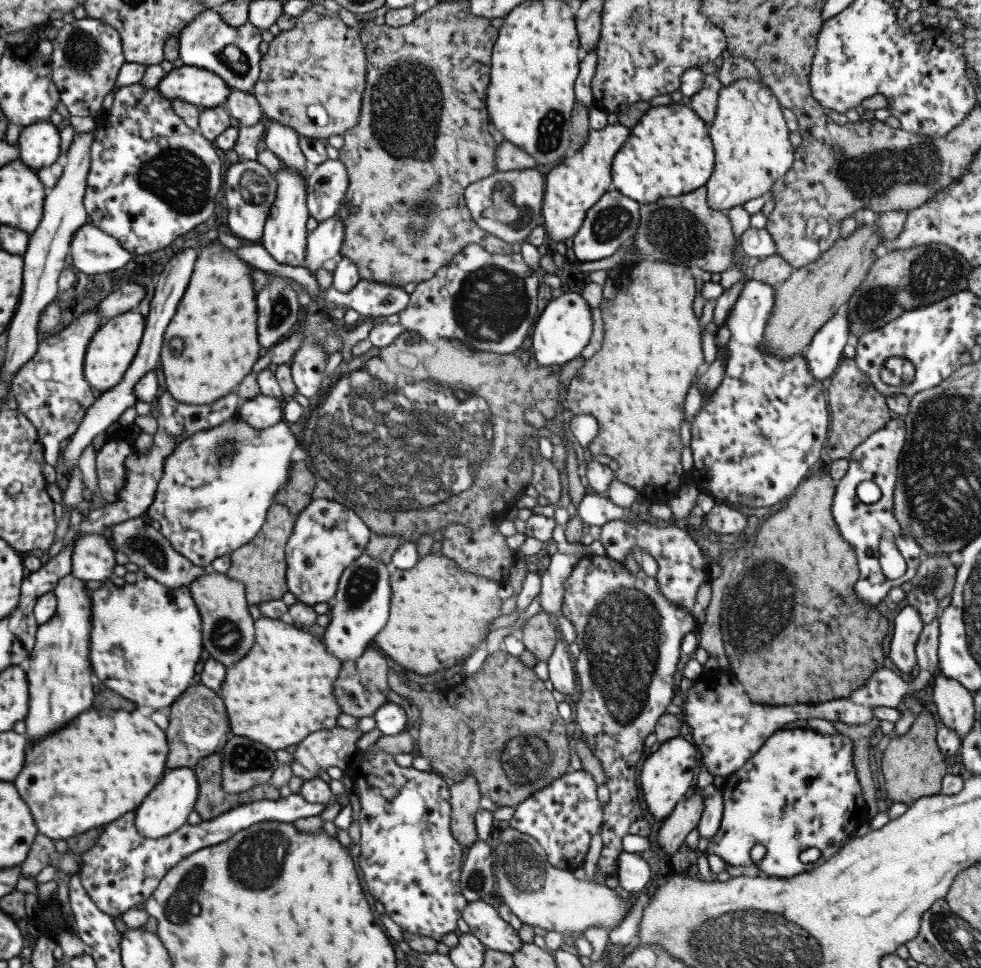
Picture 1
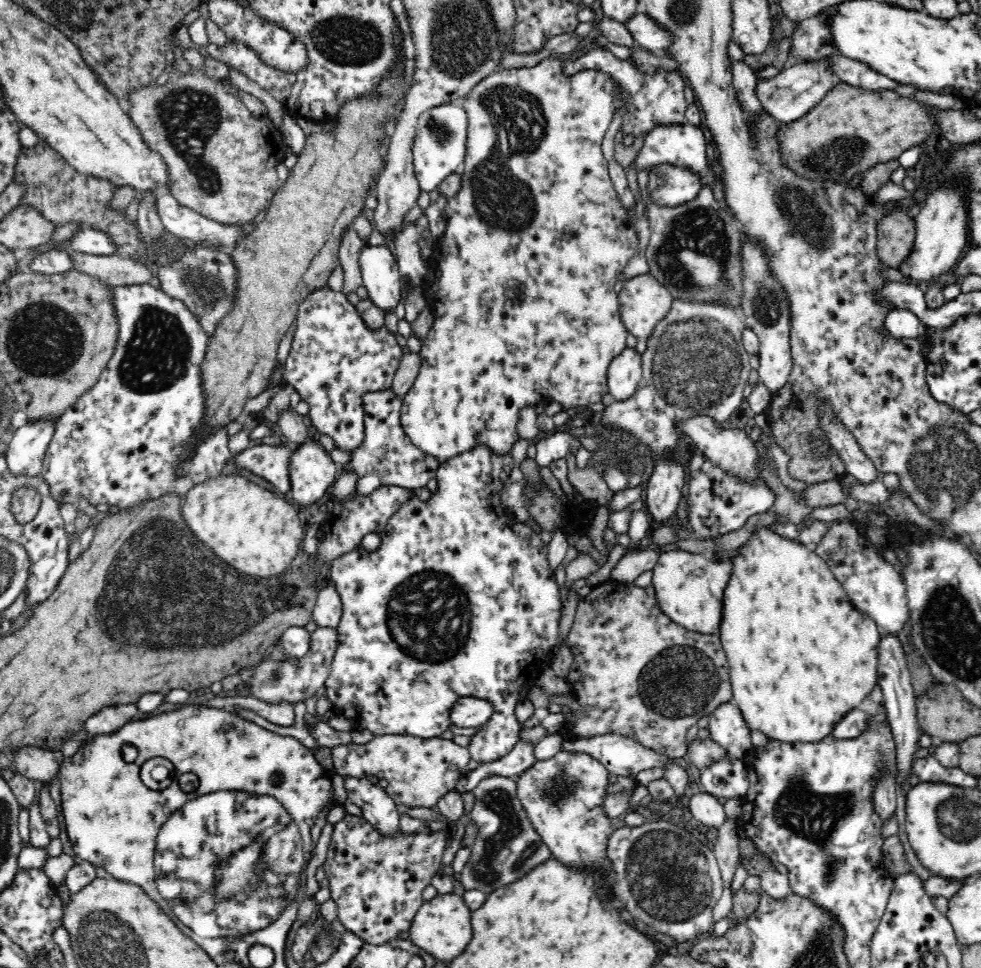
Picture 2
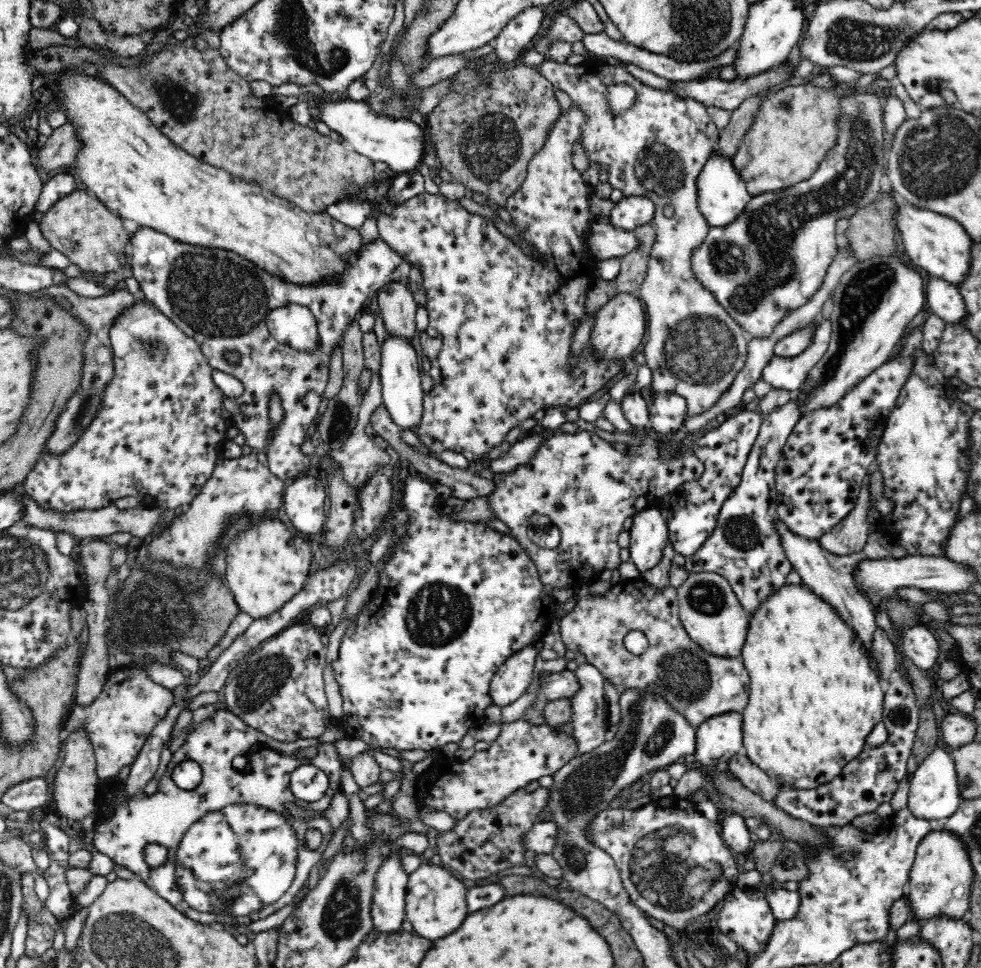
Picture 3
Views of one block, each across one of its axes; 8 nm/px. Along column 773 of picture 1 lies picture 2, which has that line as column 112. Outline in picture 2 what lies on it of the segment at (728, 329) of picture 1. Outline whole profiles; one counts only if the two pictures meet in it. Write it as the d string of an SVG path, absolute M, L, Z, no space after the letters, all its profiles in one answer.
M150 283L131 284L112 287L111 302L115 315L117 316L119 326L118 342L116 350L114 350L111 359L108 361L106 368L100 375L98 382L92 386L86 394L83 394L60 418L55 421L55 429L52 440L49 442L46 449L43 466L41 469L41 476L47 485L49 491L58 504L73 504L76 506L80 502L80 498L88 500L92 506L98 504L108 504L109 506L118 506L119 510L130 510L140 506L146 500L156 500L164 494L177 494L178 496L185 497L188 490L194 488L198 484L203 484L211 479L219 478L226 468L226 464L232 461L234 456L228 449L228 431L226 427L218 427L209 433L206 433L197 447L193 455L188 455L184 459L184 452L186 452L186 444L196 436L196 432L202 428L204 416L206 416L206 395L202 389L202 363L204 362L206 350L209 346L209 337L204 333L200 323L196 317L189 312L186 305L181 300L176 300L168 296L162 289L155 288Z

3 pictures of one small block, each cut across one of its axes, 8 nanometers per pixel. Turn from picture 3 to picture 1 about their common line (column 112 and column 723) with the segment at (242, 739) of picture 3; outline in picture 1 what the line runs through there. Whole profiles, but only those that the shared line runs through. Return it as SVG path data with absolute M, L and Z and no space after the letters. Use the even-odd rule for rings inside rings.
M798 727L792 729L780 729L774 731L772 736L768 737L768 740L764 742L764 745L750 758L746 761L746 764L743 764L742 767L738 768L729 774L728 777L724 778L724 783L720 787L721 793L723 796L723 816L720 822L720 828L716 831L716 834L709 838L708 847L706 853L717 854L730 866L752 866L754 862L750 857L750 850L755 844L762 844L766 848L766 854L764 857L757 863L758 868L762 870L762 874L765 877L778 877L778 878L790 878L800 874L804 871L812 870L821 864L824 864L829 858L832 858L836 854L840 847L843 846L844 840L851 836L854 830L858 830L860 826L865 823L869 823L869 809L866 805L866 800L864 799L864 794L862 793L862 788L860 783L858 783L858 778L856 777L856 770L854 769L854 744L852 740L842 733L837 733L835 735L828 735L824 733L819 733L815 729L808 727ZM828 840L834 840L832 845L828 845ZM808 848L818 848L820 850L820 857L818 860L810 863L804 863L800 861L800 854L806 852Z

